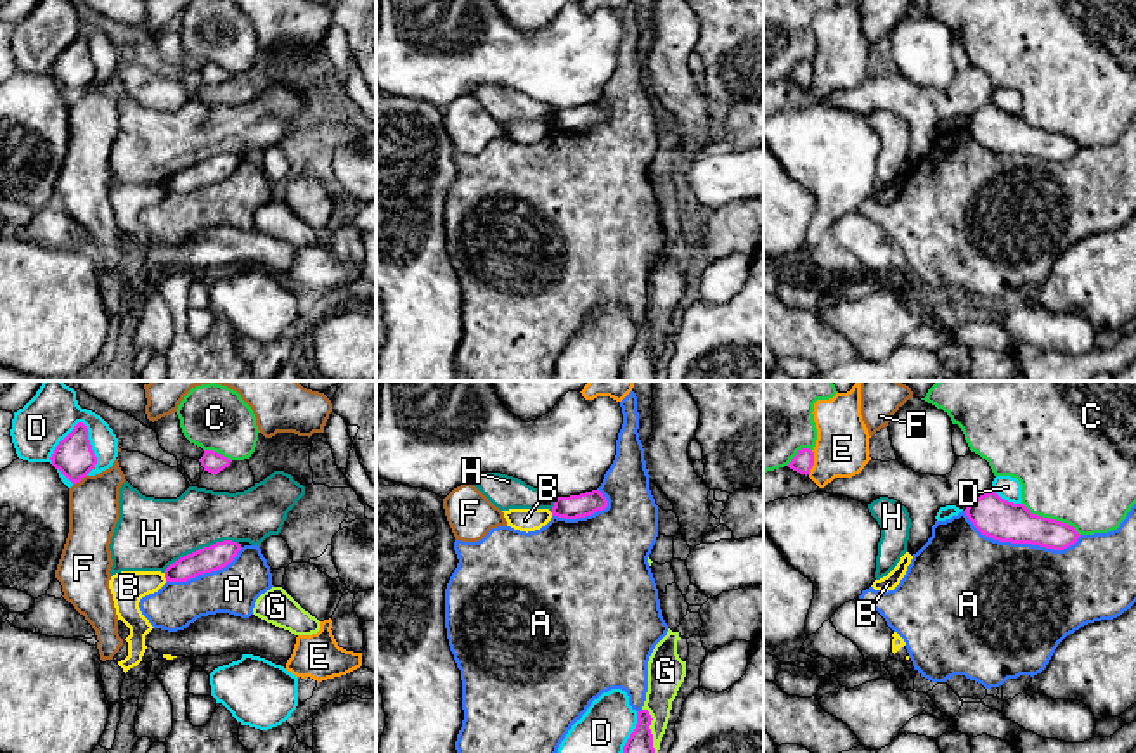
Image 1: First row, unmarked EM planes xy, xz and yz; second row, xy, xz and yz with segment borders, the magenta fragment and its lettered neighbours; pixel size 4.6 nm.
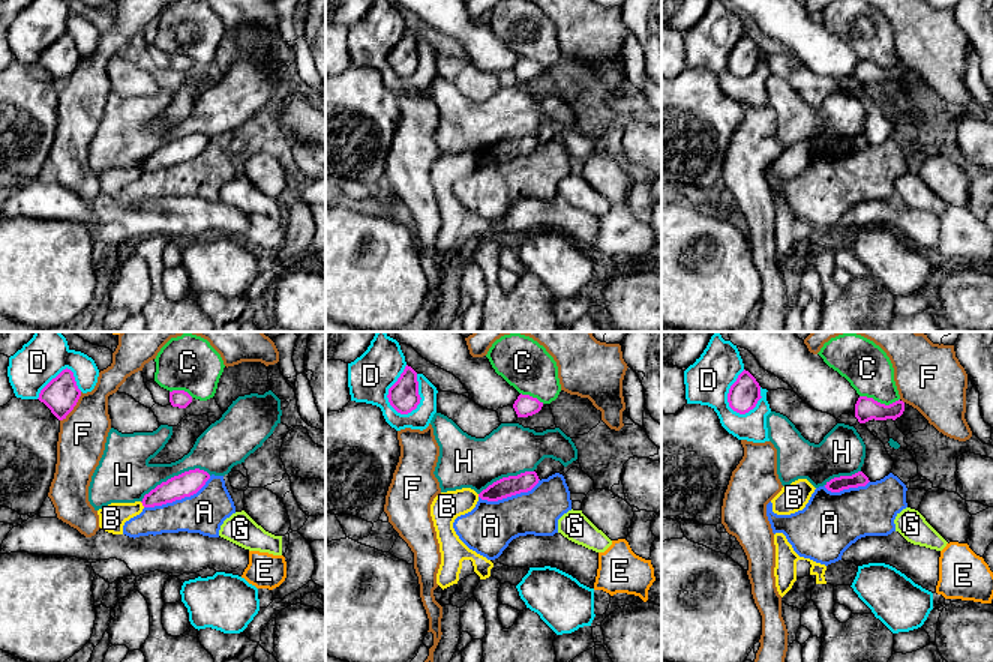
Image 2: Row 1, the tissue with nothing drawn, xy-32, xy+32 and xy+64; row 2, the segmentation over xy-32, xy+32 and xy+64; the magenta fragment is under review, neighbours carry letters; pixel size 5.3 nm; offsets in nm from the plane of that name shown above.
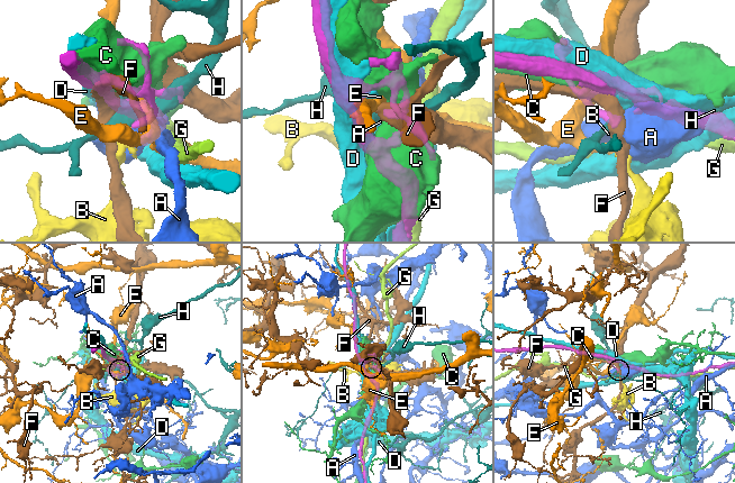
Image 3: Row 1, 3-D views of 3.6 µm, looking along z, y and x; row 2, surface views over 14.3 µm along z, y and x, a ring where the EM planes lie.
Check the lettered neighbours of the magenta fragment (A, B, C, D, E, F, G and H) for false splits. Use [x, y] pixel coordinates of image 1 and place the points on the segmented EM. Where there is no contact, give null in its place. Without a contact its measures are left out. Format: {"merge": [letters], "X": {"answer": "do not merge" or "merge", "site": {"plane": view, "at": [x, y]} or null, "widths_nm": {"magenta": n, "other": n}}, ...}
{"merge": [], "A": {"answer": "do not merge", "site": {"plane": "yz", "at": [1020, 542]}, "widths_nm": {"magenta": 190, "other": 500}}, "B": {"answer": "do not merge", "site": {"plane": "xy", "at": [165, 577]}, "widths_nm": {"magenta": 120, "other": 160}}, "C": {"answer": "do not merge", "site": {"plane": "yz", "at": [1052, 520]}, "widths_nm": {"magenta": 190, "other": 480}}, "D": {"answer": "do not merge", "site": {"plane": "xy", "at": [59, 442]}, "widths_nm": {"magenta": 180, "other": 240}}, "E": {"answer": "do not merge", "site": {"plane": "yz", "at": [813, 463]}, "widths_nm": {"magenta": 100, "other": 260}}, "F": {"answer": "do not merge", "site": {"plane": "xy", "at": [78, 482]}, "widths_nm": {"magenta": 180, "other": 240}}, "G": {"answer": "do not merge", "site": {"plane": "xz", "at": [650, 729]}, "widths_nm": {"magenta": 110, "other": 160}}, "H": {"answer": "do not merge", "site": {"plane": "xy", "at": [200, 549]}, "widths_nm": {"magenta": 120, "other": 340}}}

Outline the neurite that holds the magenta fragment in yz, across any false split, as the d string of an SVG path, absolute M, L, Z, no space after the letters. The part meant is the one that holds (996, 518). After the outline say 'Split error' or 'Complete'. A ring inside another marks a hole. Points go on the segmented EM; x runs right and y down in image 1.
M992 490L975 499L965 512L982 535L999 542L1063 550L1081 537L1074 526L1032 514L1023 504L1008 502Z. Complete

